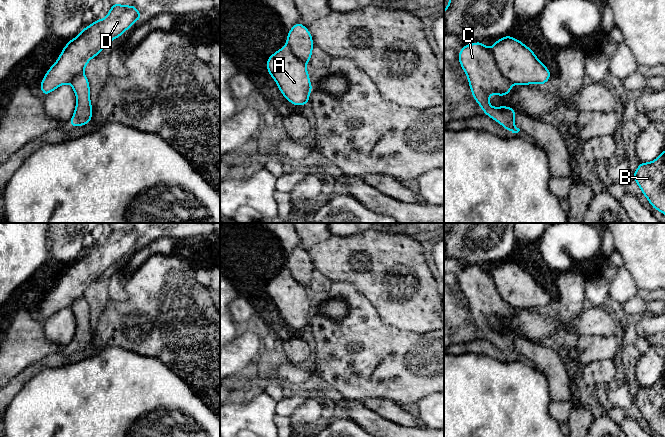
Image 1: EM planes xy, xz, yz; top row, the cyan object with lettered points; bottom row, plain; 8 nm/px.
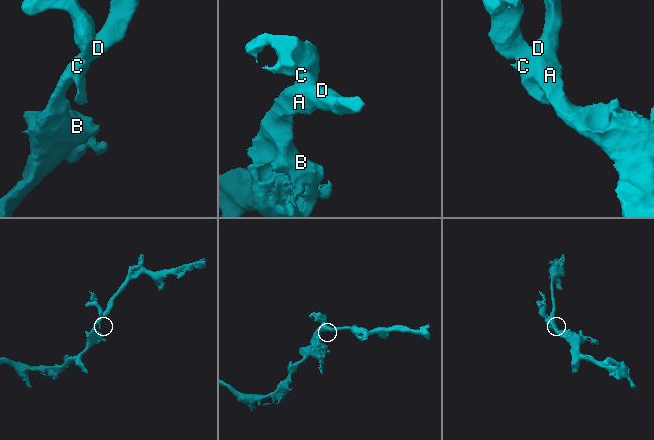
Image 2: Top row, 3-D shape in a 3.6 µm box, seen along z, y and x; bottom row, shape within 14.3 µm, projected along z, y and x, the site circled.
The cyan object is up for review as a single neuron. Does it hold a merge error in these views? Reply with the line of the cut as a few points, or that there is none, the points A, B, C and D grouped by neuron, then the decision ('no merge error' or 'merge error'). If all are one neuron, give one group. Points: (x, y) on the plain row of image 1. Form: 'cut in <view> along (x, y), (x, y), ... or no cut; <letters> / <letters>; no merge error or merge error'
cut in yz along (490, 273), (498, 294), (512, 308); A B D / C; merge error

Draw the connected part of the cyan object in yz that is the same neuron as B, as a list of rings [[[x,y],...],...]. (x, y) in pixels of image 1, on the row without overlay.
[[[665,374],[652,386],[640,386],[633,400],[651,430],[665,437]]]

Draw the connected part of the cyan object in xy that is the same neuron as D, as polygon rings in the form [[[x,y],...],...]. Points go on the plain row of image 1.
[[[112,228],[104,243],[96,243],[78,260],[67,265],[55,288],[41,305],[39,311],[42,318],[47,320],[61,309],[70,307],[78,298],[83,297],[88,286],[100,278],[108,267],[119,262],[141,242],[141,237],[134,229]]]

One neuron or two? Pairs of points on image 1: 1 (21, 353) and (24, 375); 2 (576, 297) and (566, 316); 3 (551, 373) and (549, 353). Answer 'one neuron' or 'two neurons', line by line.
1: two neurons
2: one neuron
3: one neuron

